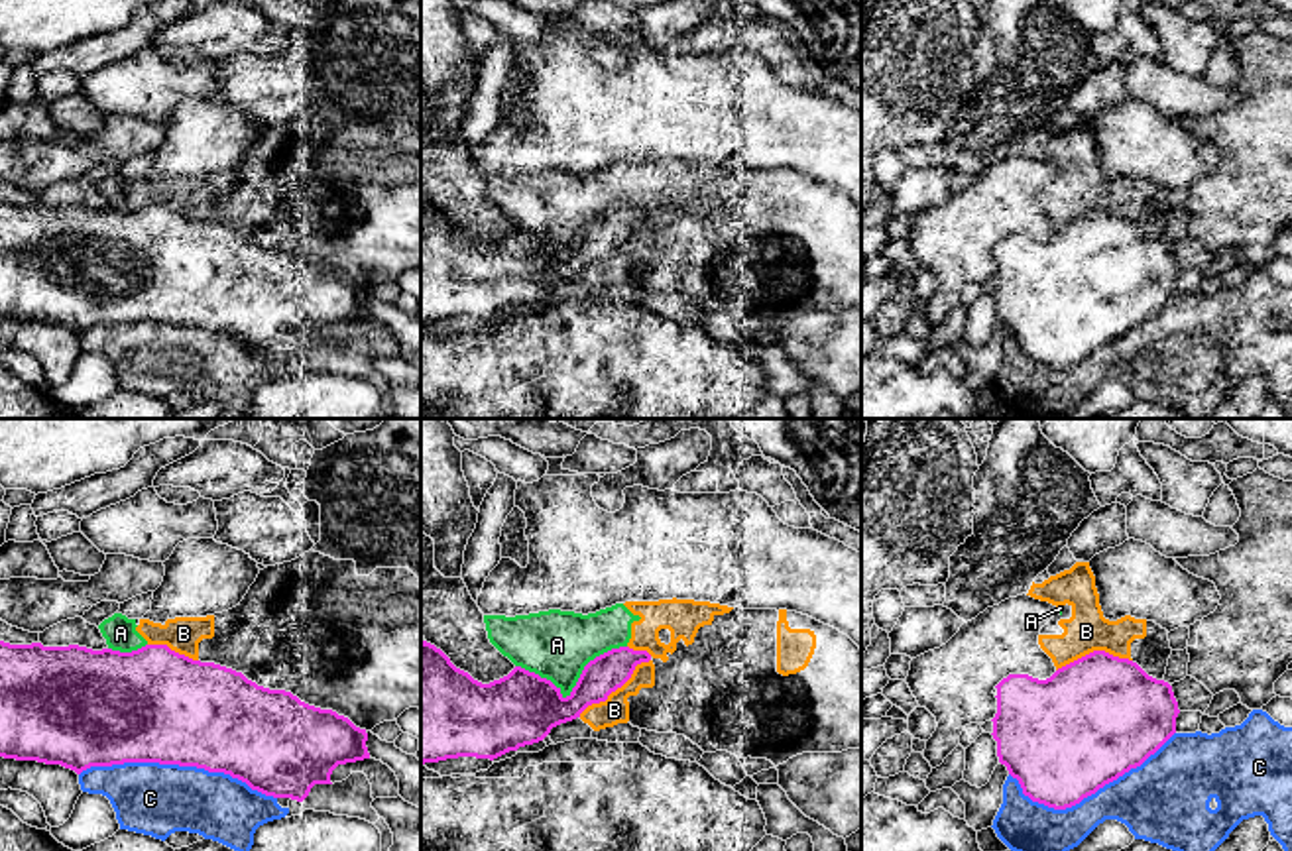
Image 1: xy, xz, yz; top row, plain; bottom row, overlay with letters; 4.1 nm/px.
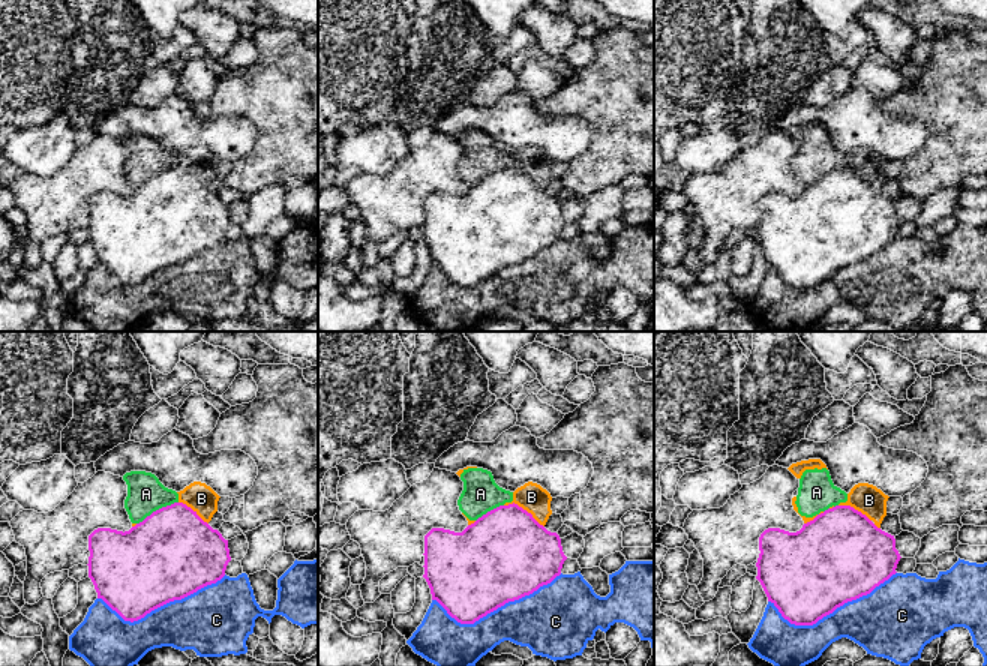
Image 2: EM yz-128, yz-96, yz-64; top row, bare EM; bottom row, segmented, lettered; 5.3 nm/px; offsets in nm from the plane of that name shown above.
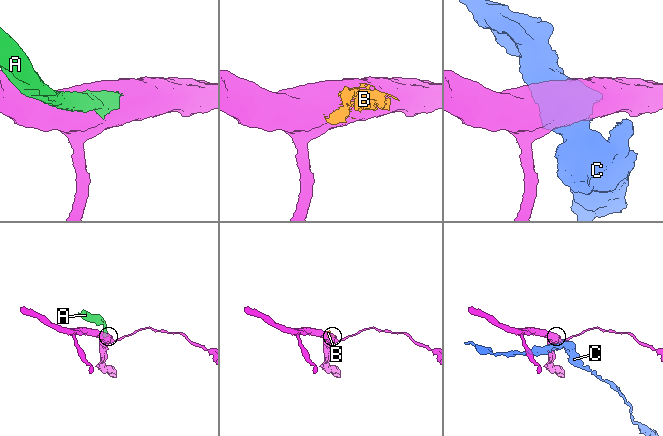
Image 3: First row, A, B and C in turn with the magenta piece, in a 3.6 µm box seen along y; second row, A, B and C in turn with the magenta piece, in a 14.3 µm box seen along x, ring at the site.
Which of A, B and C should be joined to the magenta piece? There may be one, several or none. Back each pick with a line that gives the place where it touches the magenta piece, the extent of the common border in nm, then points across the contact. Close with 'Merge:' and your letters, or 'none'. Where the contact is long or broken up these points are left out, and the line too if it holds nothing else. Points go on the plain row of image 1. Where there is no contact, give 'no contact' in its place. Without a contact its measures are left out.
Merge: none

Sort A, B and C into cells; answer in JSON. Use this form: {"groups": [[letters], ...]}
{"groups": [["A", "B"], ["C"]]}

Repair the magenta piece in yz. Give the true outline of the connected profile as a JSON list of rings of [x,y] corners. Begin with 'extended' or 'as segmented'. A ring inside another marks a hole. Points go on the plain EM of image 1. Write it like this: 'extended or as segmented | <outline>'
as segmented | [[[1093,210],[1046,240],[1009,234],[995,248],[991,295],[999,322],[1019,340],[1025,356],[1054,369],[1072,368],[1141,326],[1176,293],[1180,273],[1168,242],[1105,210]]]

